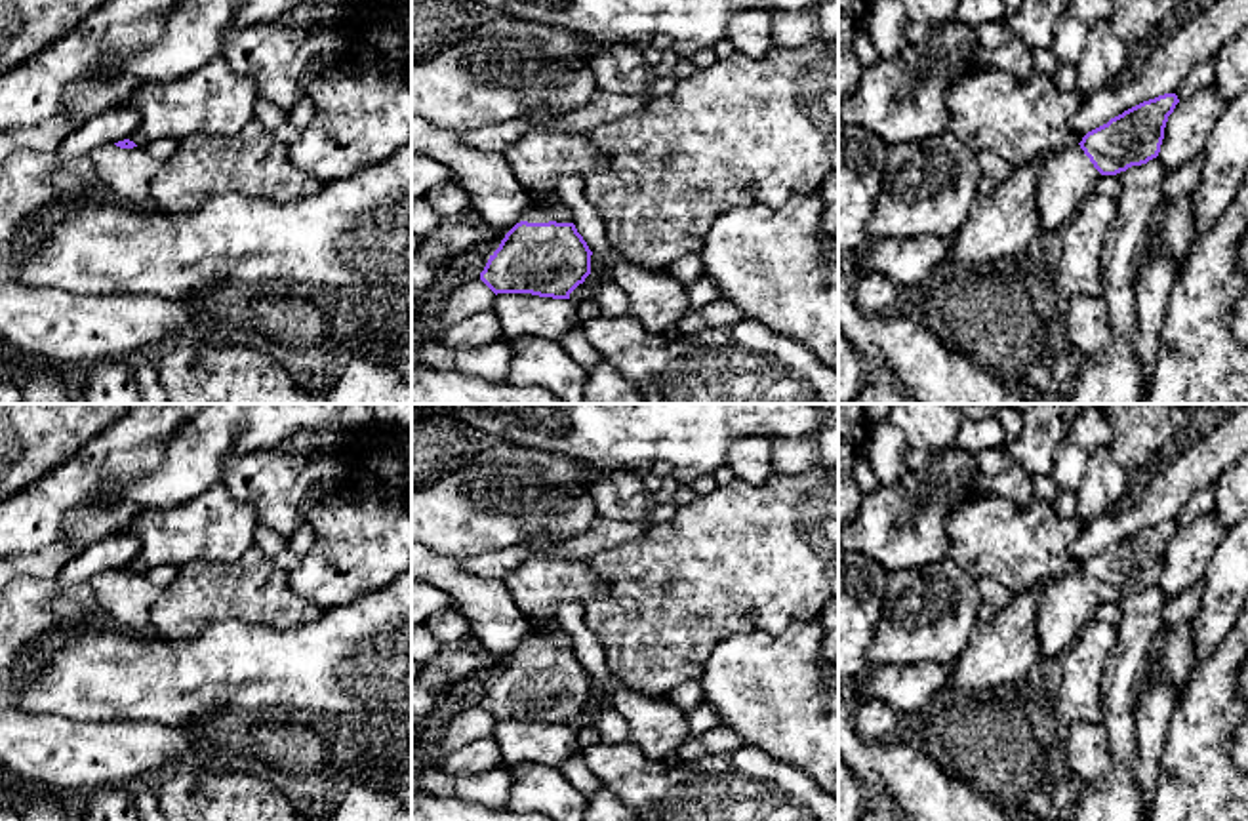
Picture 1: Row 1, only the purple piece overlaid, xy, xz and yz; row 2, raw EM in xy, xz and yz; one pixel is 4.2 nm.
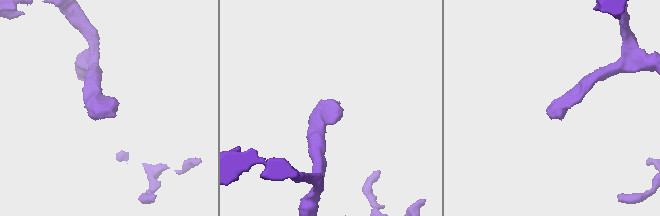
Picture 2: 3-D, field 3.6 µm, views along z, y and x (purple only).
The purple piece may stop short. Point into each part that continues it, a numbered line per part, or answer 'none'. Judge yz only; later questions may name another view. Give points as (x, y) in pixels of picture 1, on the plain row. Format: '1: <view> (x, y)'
1: yz (1069, 604)

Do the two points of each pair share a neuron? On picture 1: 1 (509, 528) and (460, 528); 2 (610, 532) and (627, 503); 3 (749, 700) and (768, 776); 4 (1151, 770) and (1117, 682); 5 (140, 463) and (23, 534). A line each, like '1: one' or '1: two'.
1: one
2: two
3: two
4: two
5: one

